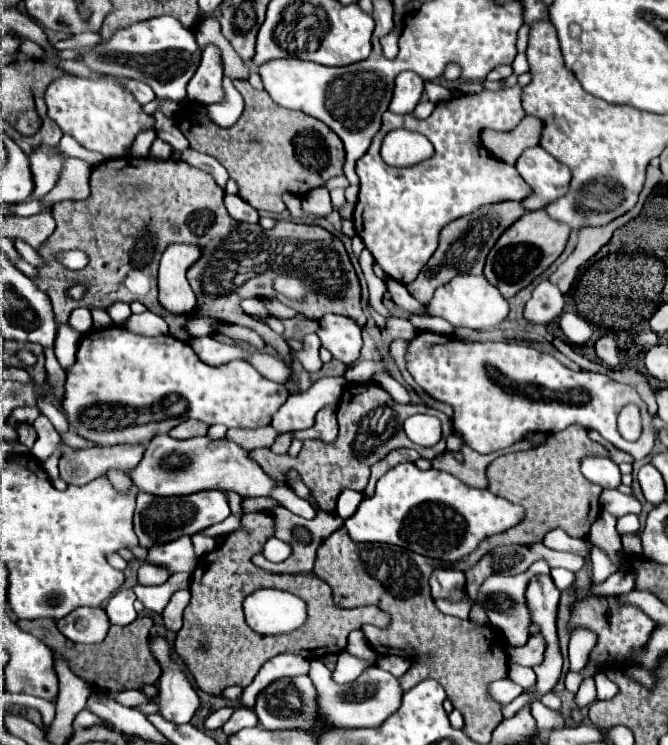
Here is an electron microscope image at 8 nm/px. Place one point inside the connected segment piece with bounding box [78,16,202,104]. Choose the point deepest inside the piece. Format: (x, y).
(161, 49)

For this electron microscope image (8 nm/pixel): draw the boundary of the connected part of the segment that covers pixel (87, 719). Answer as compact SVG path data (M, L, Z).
M82 710L82 712L76 716L74 728L88 728L88 726L94 726L94 724L104 724L104 726L108 726L106 722L102 722L100 718L96 718L96 714L92 714L90 710Z

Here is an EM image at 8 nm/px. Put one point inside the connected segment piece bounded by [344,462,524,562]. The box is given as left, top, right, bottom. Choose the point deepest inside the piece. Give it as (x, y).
(433, 513)

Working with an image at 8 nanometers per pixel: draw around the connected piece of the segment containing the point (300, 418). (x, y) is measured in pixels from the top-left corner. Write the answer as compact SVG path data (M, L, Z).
M322 378L314 382L306 392L292 394L282 408L274 414L272 426L276 432L292 432L292 430L302 430L314 424L314 416L322 406L336 404L342 390L344 390L346 380L340 378Z

